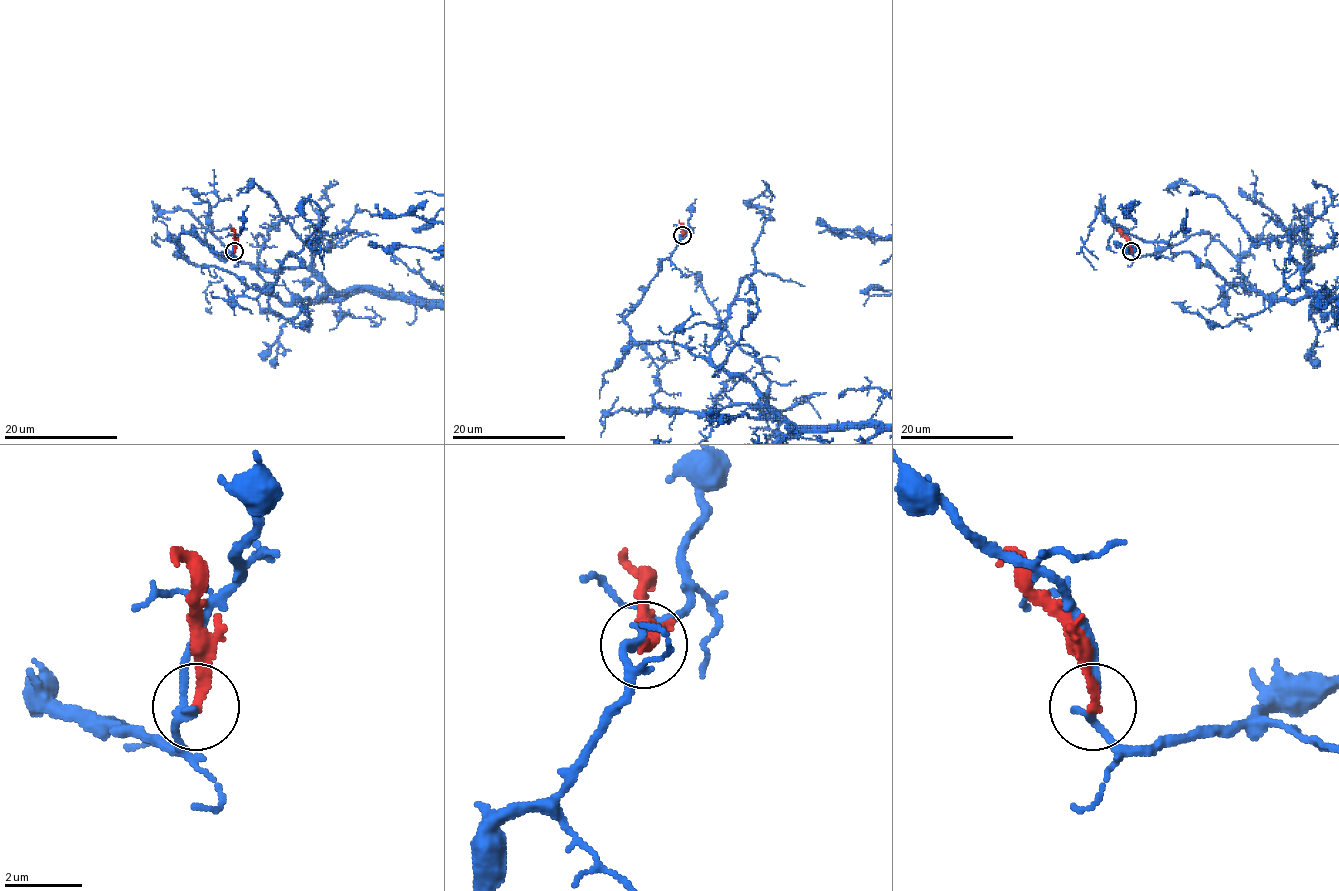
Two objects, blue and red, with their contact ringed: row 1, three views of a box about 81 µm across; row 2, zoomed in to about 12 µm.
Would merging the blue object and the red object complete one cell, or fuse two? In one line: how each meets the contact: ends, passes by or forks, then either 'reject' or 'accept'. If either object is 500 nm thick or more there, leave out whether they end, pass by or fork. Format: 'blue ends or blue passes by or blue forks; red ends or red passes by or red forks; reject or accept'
blue passes by; red ends; reject

